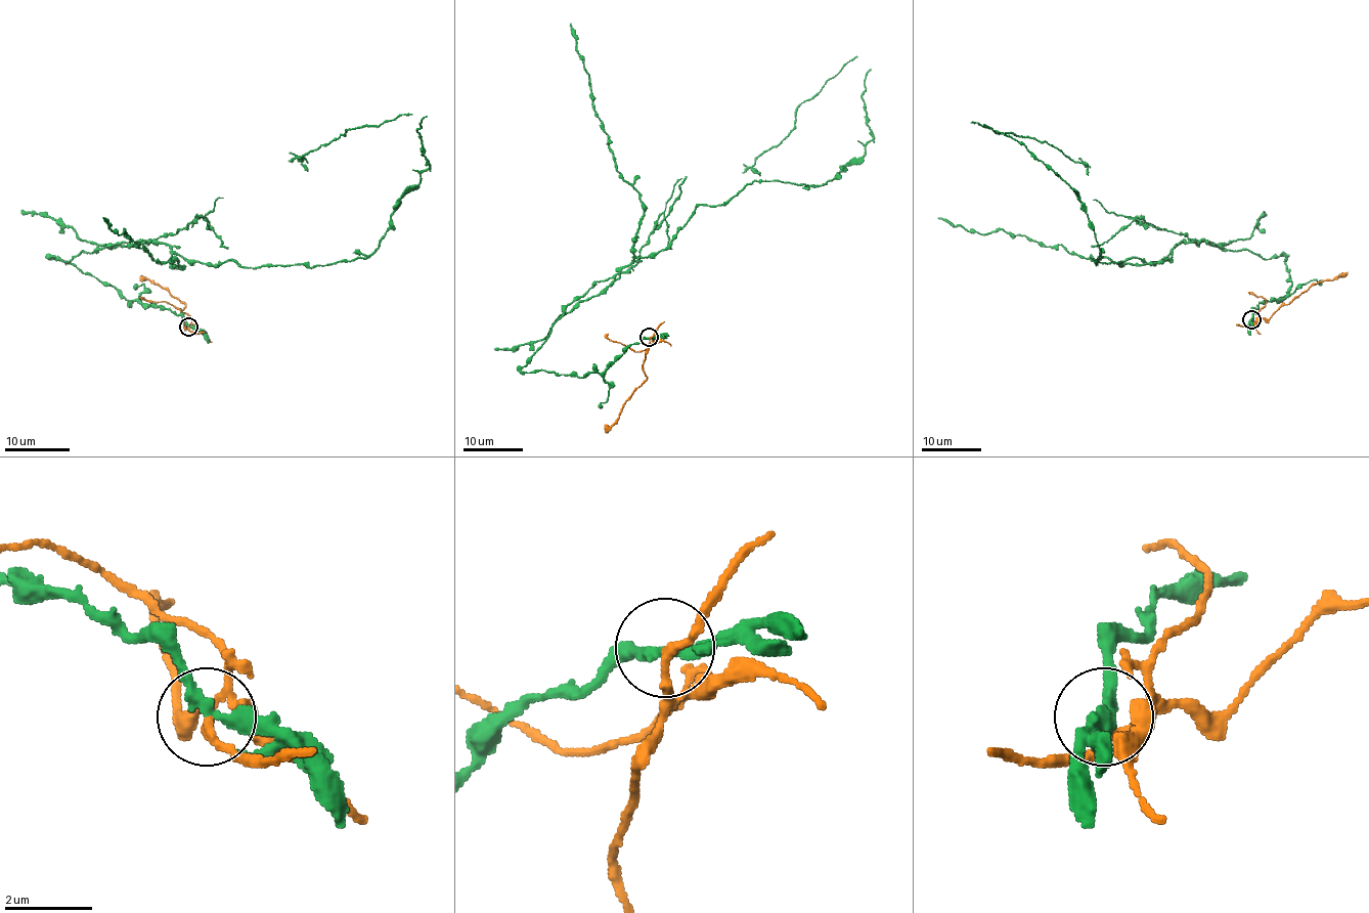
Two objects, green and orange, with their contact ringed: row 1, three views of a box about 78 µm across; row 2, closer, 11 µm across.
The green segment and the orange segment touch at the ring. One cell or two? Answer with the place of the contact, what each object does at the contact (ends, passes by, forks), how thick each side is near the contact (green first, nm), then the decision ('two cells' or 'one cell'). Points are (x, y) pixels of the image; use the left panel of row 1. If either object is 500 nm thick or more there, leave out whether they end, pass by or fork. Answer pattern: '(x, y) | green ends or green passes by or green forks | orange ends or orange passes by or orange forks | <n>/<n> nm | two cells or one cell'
(188, 327) | green passes by | orange passes by | 240/170 nm | two cells

